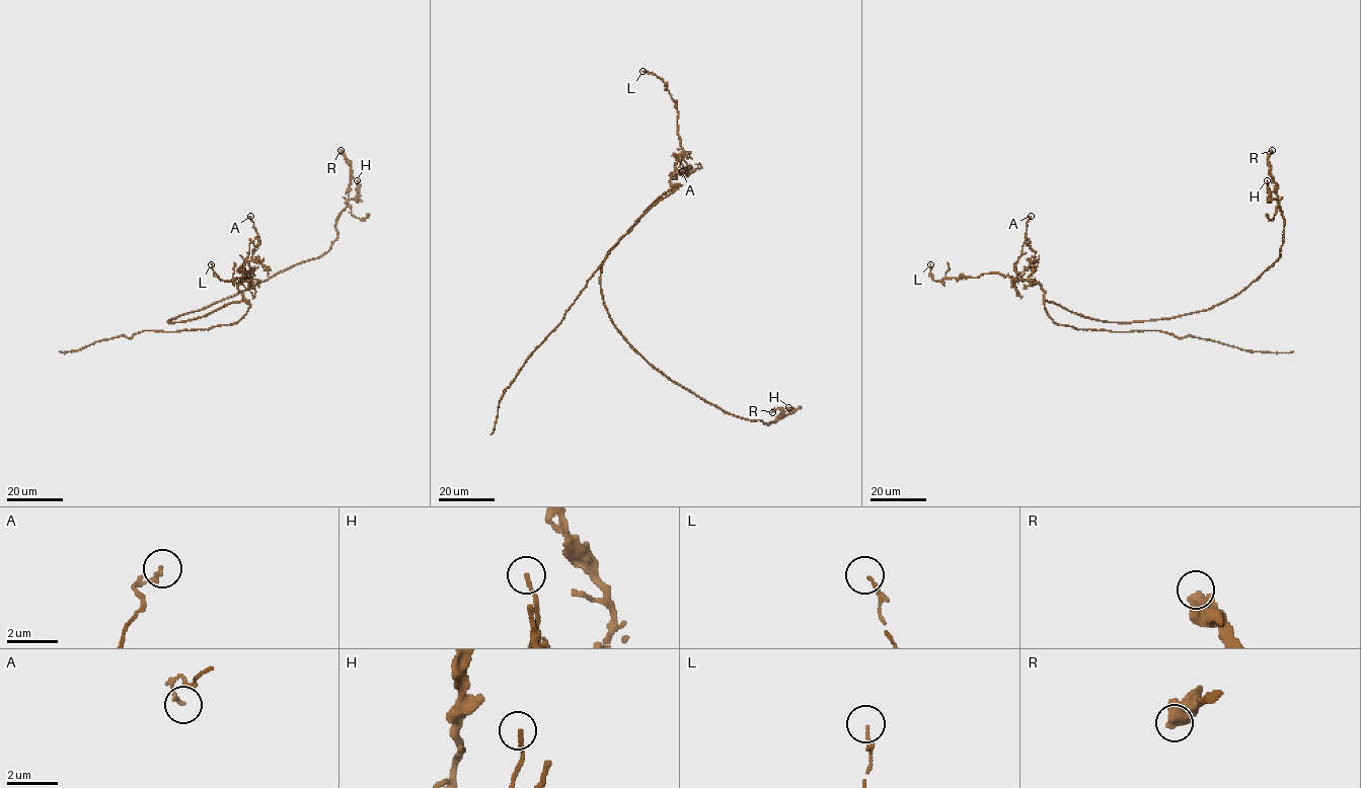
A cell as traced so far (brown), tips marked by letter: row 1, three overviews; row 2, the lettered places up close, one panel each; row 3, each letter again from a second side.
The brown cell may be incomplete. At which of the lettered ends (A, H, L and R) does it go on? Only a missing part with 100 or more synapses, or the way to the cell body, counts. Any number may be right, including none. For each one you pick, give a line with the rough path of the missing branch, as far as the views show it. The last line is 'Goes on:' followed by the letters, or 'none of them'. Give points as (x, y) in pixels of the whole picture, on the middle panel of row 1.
Goes on: none of them

